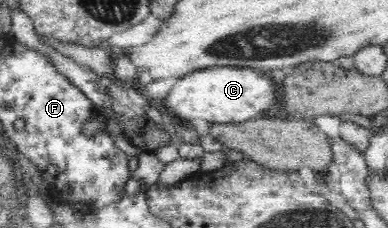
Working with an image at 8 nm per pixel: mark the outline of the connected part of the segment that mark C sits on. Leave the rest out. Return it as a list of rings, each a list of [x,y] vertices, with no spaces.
[[[223,66],[195,70],[180,77],[158,106],[167,120],[175,117],[182,125],[194,121],[213,125],[238,124],[256,119],[256,116],[274,108],[274,102],[276,86],[264,76],[264,72],[256,72],[250,67]]]

